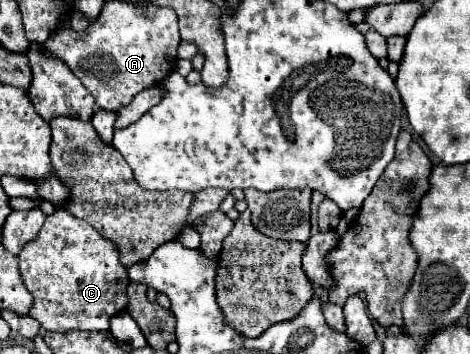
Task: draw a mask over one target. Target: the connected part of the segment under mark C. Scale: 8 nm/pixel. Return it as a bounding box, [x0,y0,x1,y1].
[18,210,130,330]

